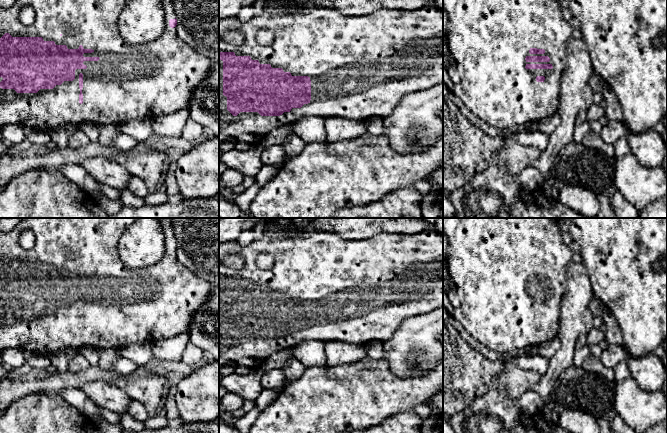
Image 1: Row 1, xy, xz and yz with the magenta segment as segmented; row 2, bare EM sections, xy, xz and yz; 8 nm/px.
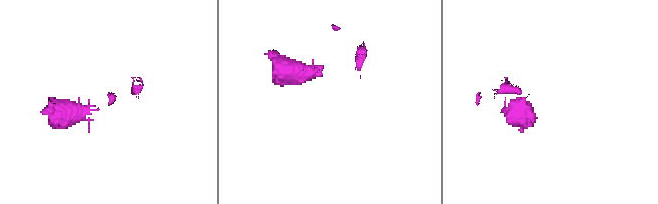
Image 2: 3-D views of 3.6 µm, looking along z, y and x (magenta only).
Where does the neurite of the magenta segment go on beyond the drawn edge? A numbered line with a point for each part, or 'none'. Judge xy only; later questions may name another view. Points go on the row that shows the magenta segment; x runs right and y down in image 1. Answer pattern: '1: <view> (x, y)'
1: xy (130, 81)

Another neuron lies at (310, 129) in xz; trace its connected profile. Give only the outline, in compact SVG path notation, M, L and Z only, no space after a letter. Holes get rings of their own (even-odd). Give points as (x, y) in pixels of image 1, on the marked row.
M305 116L291 124L292 133L305 143L326 140L325 119L321 116Z

